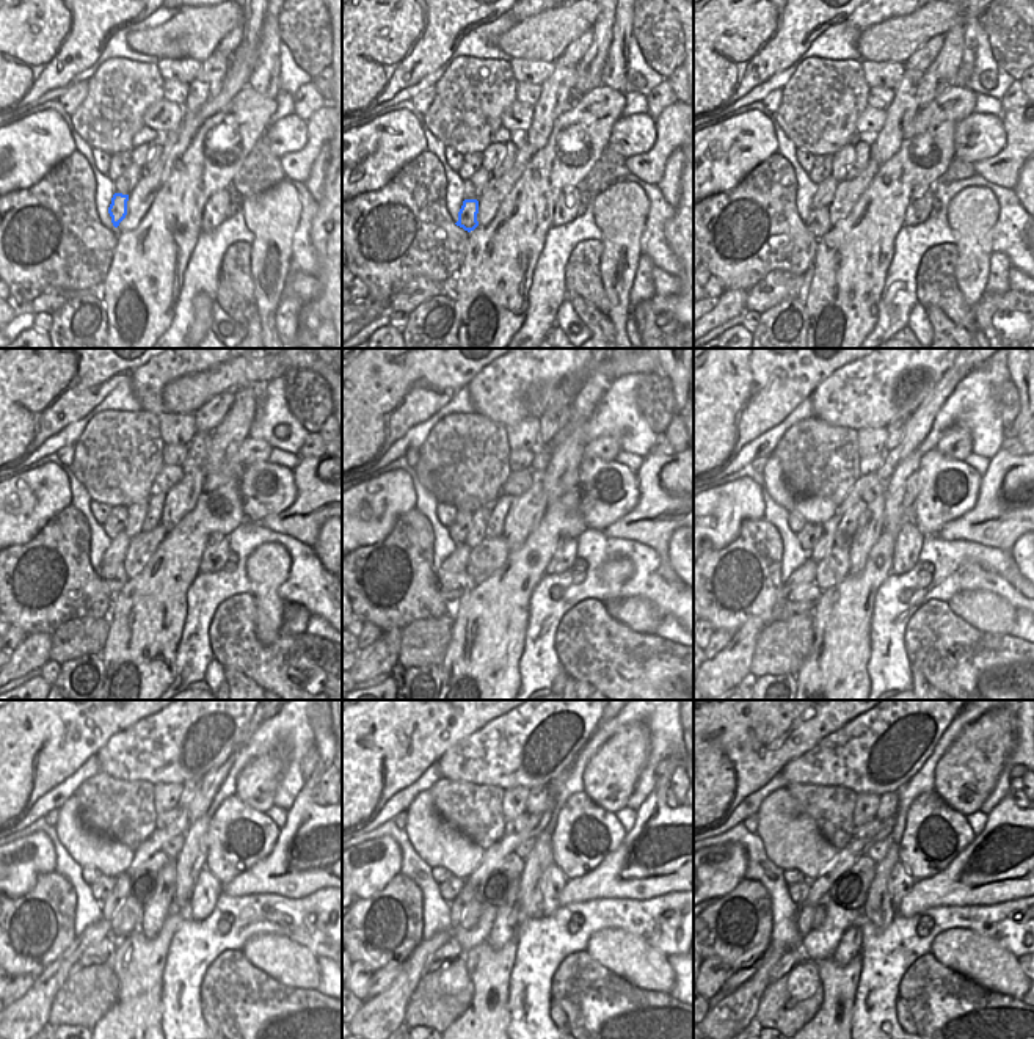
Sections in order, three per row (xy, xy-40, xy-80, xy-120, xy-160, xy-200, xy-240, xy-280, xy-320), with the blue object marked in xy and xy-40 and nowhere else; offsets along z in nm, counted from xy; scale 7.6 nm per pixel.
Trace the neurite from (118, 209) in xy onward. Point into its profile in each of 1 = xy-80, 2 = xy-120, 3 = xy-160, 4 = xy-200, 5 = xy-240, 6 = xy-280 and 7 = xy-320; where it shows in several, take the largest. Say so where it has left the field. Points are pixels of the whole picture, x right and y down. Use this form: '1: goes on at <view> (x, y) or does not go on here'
1: goes on at xy-80 (818, 223)
2: goes on at xy-120 (115, 576)
3: goes on at xy-160 (454, 586)
4: goes on at xy-200 (802, 600)
5: goes on at xy-240 (101, 953)
6: goes on at xy-280 (451, 951)
7: goes on at xy-320 (790, 959)

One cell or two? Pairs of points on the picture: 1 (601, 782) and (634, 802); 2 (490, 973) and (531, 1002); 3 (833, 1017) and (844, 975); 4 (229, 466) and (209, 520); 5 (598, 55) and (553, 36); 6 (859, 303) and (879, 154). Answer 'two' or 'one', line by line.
1: two
2: two
3: one
4: one
5: two
6: two

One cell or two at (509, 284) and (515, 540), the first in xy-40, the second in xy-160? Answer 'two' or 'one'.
two

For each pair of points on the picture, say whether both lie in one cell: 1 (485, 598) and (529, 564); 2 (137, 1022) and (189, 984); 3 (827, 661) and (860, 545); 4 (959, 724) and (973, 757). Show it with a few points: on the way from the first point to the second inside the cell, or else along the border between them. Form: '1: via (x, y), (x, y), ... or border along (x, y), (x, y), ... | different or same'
1: via (496, 597), (518, 575) | same
2: border along (163, 966), (160, 1022) | different
3: border along (876, 543), (866, 564), (849, 573) | different
4: border along (981, 716), (961, 732), (940, 758) | different

